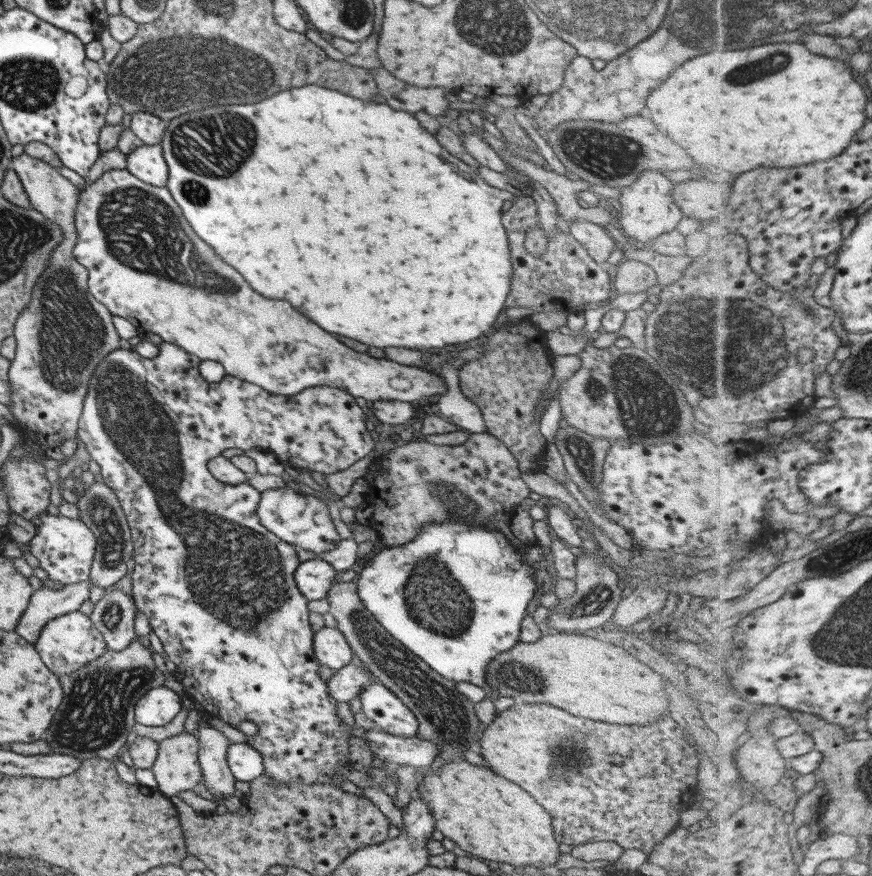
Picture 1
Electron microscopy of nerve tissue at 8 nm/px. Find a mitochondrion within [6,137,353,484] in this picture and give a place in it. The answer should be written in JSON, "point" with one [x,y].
{"point":[152,244]}

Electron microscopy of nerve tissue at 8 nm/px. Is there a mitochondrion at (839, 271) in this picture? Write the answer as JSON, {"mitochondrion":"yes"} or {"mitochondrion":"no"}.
{"mitochondrion":"no"}

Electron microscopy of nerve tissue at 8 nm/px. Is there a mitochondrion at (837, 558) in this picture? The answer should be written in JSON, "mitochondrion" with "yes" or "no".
{"mitochondrion":"yes"}

